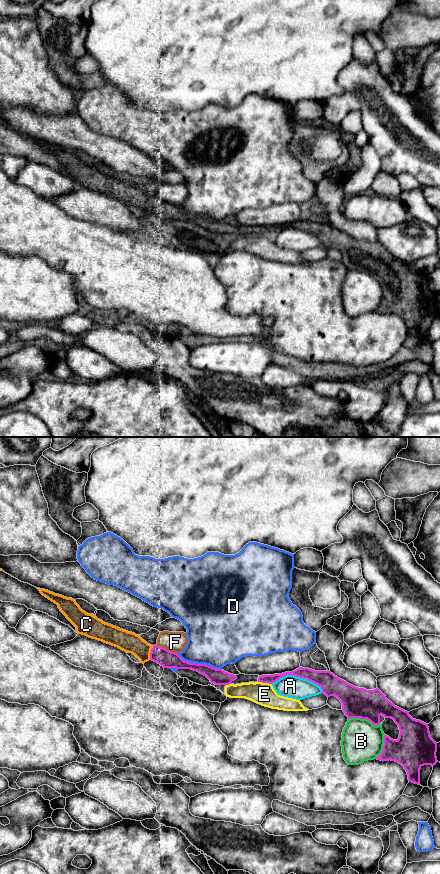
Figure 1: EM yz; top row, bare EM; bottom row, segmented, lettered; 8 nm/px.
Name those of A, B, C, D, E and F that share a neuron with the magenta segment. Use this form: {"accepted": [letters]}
{"accepted": ["C"]}

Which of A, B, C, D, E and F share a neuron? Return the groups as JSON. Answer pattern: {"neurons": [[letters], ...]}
{"neurons": [["A"], ["B"], ["C"], ["D"], ["E"], ["F"]]}

